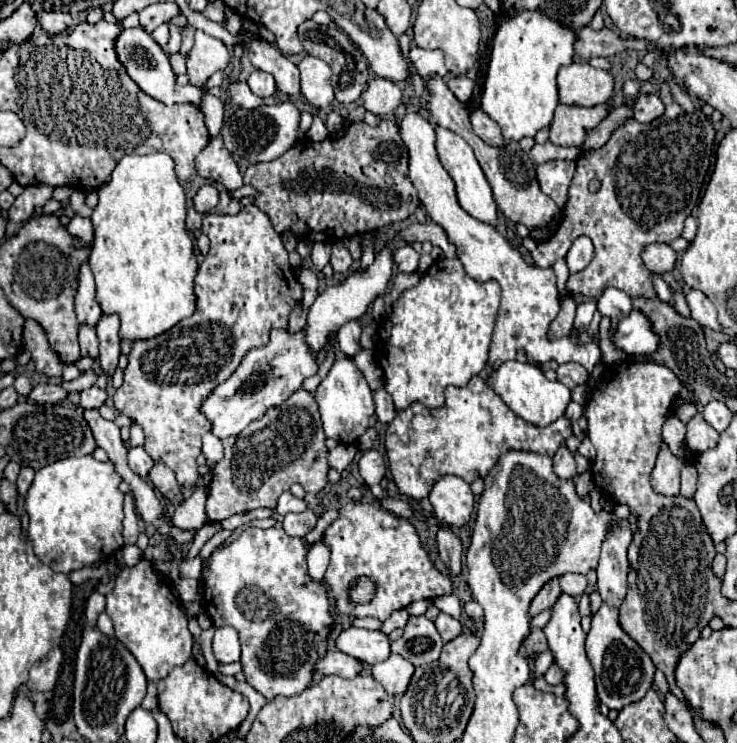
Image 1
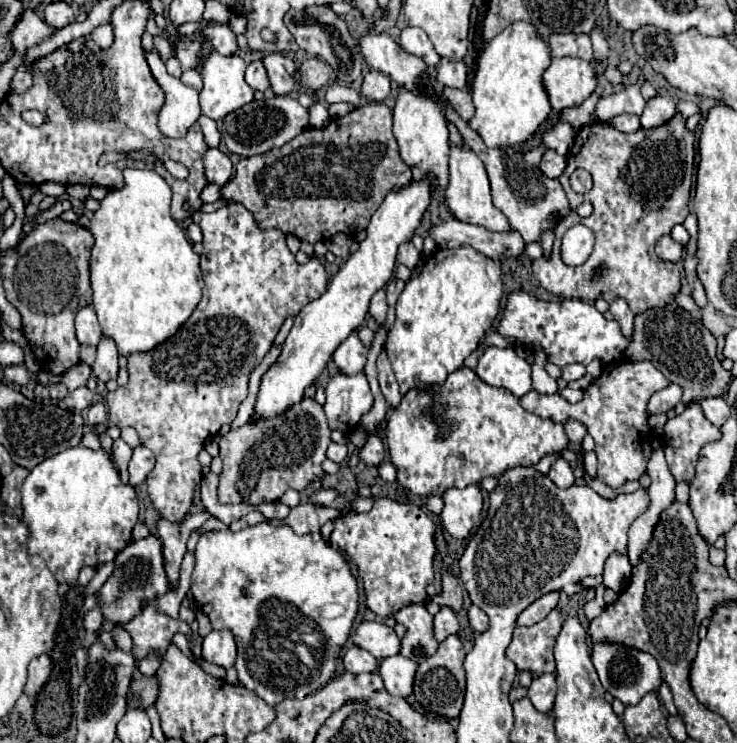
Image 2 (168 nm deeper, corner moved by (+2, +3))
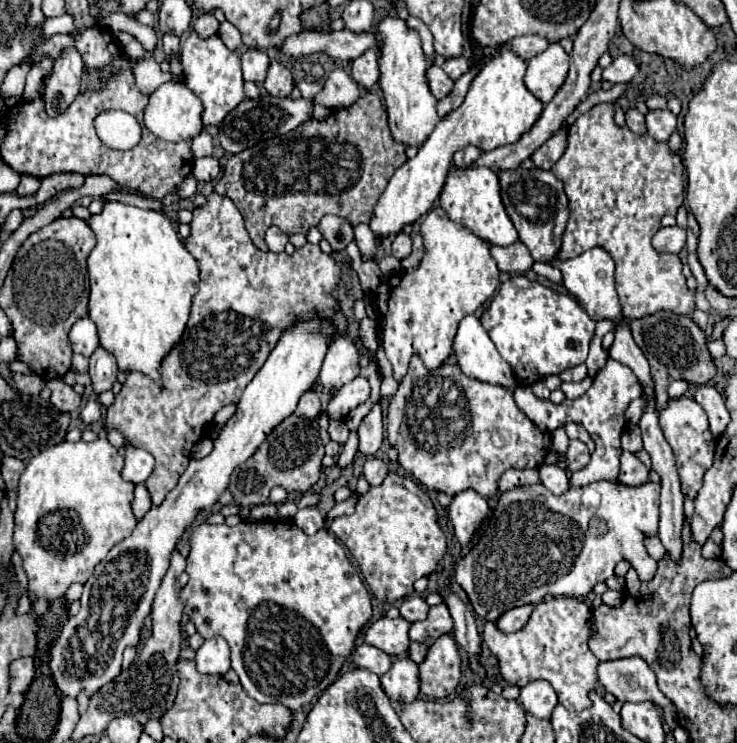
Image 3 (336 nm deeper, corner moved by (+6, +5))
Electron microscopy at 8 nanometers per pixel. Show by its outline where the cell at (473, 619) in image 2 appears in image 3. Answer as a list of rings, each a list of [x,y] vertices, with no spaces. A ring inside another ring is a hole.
[[[575,597],[543,599],[535,605],[527,625],[515,633],[501,633],[495,625],[483,627],[483,643],[499,661],[501,677],[517,687],[531,681],[545,679],[557,693],[557,699],[569,711],[583,711],[591,707],[589,693],[599,691],[597,665],[599,659],[591,653],[587,641],[591,639],[591,607]]]

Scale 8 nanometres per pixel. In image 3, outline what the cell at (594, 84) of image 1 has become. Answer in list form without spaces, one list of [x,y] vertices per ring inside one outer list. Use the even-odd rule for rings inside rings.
[[[551,43],[543,53],[527,61],[525,87],[547,105],[563,85],[569,71],[569,55],[559,43]]]

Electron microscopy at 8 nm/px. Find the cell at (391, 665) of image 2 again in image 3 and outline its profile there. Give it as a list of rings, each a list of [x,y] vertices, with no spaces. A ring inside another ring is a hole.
[[[411,659],[393,661],[391,669],[381,675],[385,693],[401,703],[413,703],[419,695],[419,667]]]

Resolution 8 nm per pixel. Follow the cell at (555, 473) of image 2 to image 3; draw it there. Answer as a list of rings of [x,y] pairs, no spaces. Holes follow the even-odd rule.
[[[541,465],[539,479],[553,495],[563,495],[569,489],[567,473],[563,469],[559,469],[557,465]]]

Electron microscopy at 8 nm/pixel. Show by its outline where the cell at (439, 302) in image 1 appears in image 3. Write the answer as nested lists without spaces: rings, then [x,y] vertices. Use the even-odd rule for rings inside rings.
[[[441,207],[427,213],[421,223],[425,255],[413,273],[399,271],[389,275],[375,295],[381,339],[387,359],[393,363],[395,379],[401,381],[413,353],[419,353],[427,369],[437,369],[453,353],[453,337],[465,315],[475,313],[497,289],[499,269],[489,253],[487,243],[453,223]]]

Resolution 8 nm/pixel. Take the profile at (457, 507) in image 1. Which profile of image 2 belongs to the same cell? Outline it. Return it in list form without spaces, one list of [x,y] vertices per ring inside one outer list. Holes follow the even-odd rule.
[[[477,485],[465,487],[465,489],[457,489],[457,487],[449,487],[443,495],[441,495],[445,507],[441,511],[441,521],[443,527],[447,529],[447,533],[455,539],[465,539],[473,525],[479,519],[479,513],[483,509],[483,497]]]

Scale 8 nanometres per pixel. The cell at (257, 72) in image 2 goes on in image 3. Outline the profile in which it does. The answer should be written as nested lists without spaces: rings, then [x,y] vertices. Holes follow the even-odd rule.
[[[249,49],[241,55],[241,65],[243,65],[243,79],[261,83],[267,77],[269,69],[269,57],[265,51],[259,49]]]

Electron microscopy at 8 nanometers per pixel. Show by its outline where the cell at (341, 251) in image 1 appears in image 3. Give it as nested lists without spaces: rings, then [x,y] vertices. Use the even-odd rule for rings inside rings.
[[[327,215],[319,221],[317,229],[323,233],[323,237],[331,243],[335,251],[343,251],[353,241],[353,225],[337,215]]]

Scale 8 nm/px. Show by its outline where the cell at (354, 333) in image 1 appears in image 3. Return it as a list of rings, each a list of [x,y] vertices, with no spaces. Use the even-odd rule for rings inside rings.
[[[343,335],[337,337],[325,355],[323,367],[319,371],[319,381],[327,389],[341,389],[347,381],[353,381],[359,375],[359,351],[355,343]]]

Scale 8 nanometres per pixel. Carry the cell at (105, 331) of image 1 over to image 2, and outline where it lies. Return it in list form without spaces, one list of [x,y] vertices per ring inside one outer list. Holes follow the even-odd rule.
[[[101,337],[99,345],[97,345],[97,359],[93,363],[93,373],[101,379],[101,381],[109,381],[117,377],[119,365],[117,365],[117,347],[115,341],[111,337]]]

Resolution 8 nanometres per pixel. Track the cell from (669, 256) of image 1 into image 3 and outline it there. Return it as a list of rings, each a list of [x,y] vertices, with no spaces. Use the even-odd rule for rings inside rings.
[[[677,225],[661,227],[653,237],[653,247],[661,253],[679,253],[685,247],[685,229]]]

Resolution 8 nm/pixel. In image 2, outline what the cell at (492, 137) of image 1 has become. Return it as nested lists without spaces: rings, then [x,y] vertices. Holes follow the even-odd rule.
[[[445,87],[443,95],[447,97],[447,101],[453,105],[453,109],[469,123],[475,115],[475,107],[471,103],[471,93],[467,89],[449,89]]]

